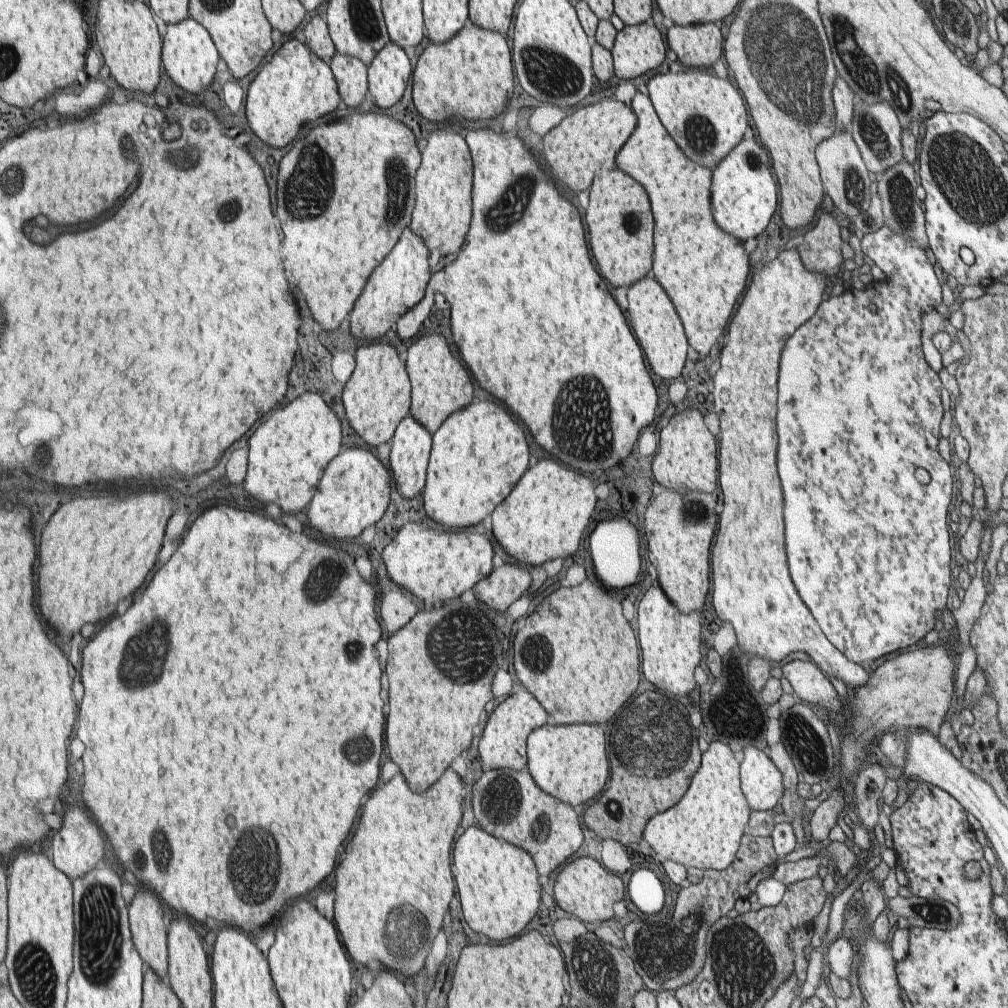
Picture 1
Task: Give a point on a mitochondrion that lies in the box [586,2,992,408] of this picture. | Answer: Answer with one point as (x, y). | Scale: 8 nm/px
(875, 76)

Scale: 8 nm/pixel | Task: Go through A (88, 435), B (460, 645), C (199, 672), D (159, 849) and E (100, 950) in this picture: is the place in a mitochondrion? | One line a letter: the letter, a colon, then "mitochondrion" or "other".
A: other
B: mitochondrion
C: other
D: mitochondrion
E: mitochondrion

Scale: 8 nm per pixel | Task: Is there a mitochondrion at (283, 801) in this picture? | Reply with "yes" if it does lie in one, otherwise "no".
no

